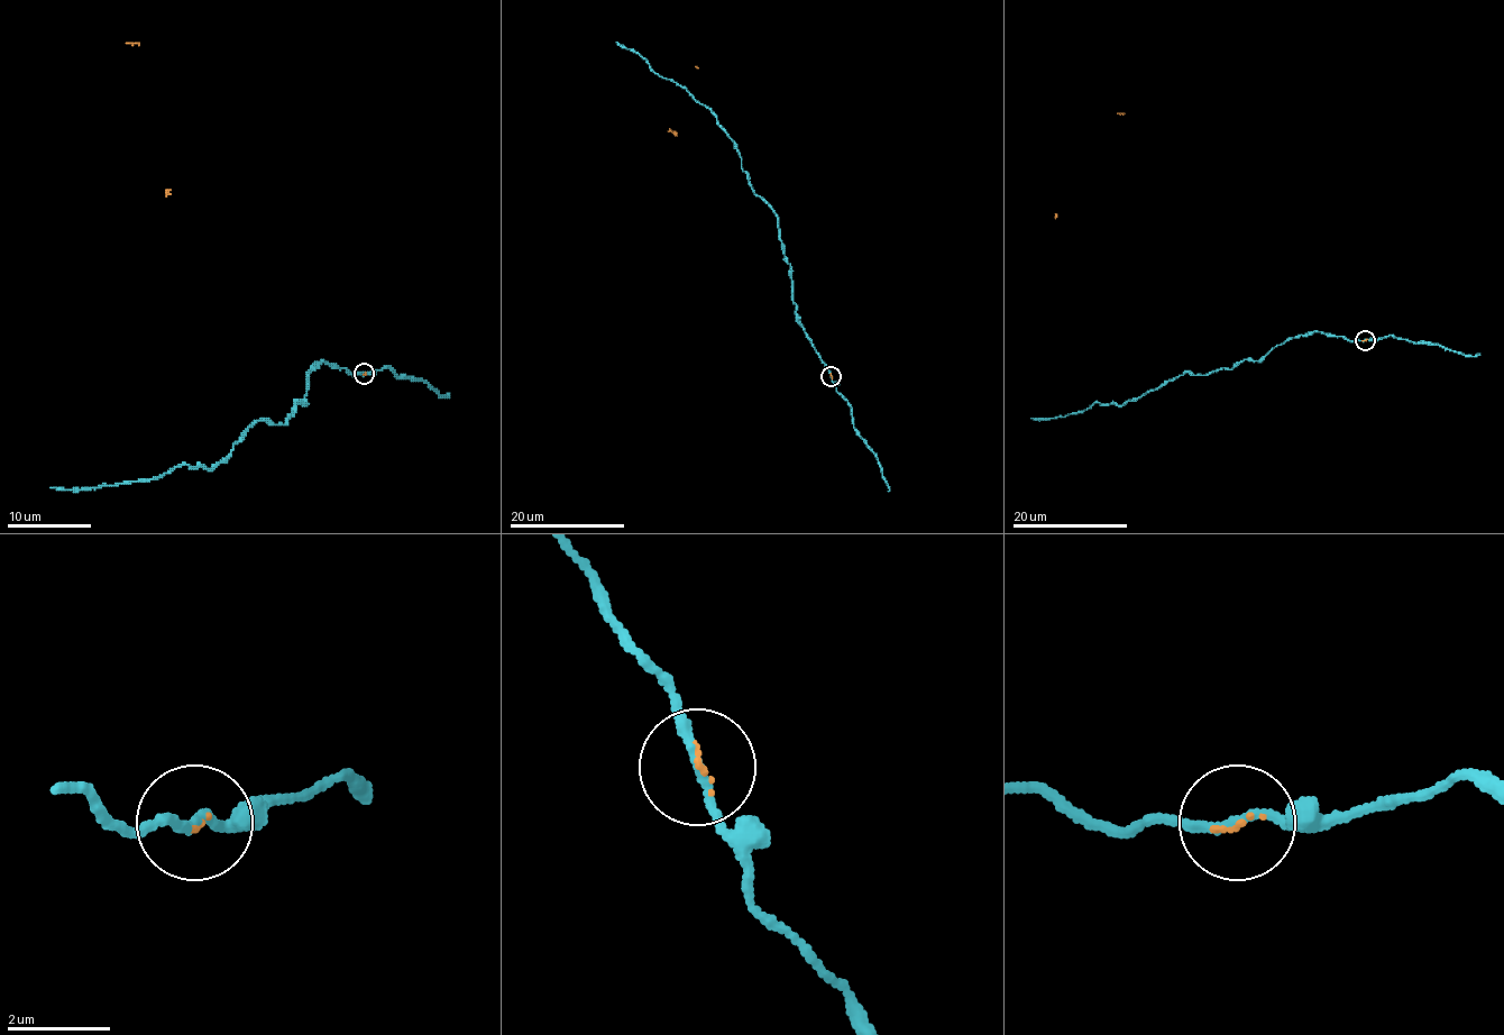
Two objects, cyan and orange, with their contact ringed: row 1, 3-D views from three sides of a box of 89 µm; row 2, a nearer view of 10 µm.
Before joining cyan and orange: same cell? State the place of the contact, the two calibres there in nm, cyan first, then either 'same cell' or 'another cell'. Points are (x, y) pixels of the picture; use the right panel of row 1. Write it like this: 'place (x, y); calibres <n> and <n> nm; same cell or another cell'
place (1365, 340); calibres 160 and 60 nm; same cell

